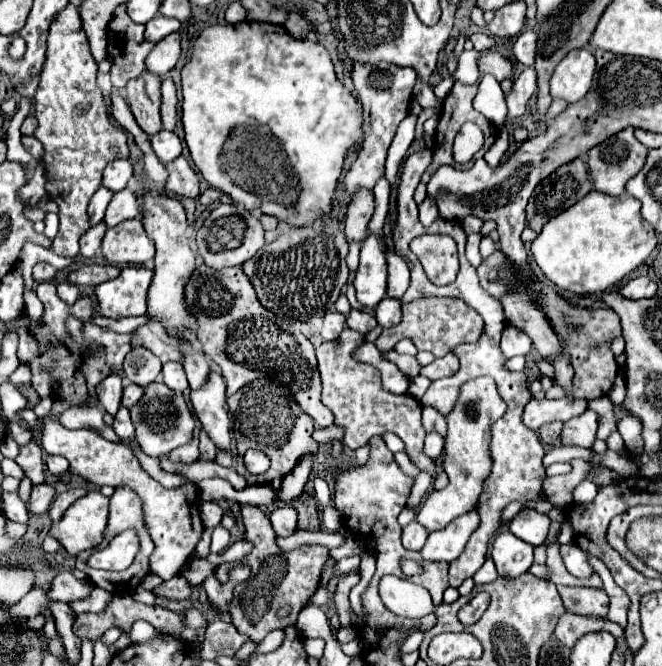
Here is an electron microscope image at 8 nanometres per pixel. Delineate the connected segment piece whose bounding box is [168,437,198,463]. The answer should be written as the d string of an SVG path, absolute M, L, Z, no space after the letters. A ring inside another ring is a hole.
M194 437L190 443L174 449L170 455L168 455L172 461L184 461L184 463L192 463L198 459L198 439Z

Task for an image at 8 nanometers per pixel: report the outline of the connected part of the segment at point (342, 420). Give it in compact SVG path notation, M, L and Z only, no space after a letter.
M344 329L342 335L334 341L322 343L316 349L318 357L318 369L322 375L322 401L324 405L334 413L334 425L344 429L344 445L350 449L358 449L366 445L370 438L382 435L382 433L394 433L406 443L408 457L412 463L416 463L422 471L436 473L436 463L422 455L424 445L424 427L420 421L422 405L412 395L392 395L382 389L380 385L380 371L368 363L360 363L352 357L352 353L364 343L364 335Z

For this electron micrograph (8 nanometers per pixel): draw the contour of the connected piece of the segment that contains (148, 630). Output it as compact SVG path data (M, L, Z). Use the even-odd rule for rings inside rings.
M134 621L132 629L130 629L130 639L132 643L144 643L144 641L150 641L154 637L154 627L148 625L146 621Z

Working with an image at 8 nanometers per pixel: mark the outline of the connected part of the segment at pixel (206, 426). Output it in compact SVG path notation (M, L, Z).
M210 373L208 385L198 391L190 391L190 401L202 429L222 451L230 451L230 415L226 409L226 383L218 373Z

